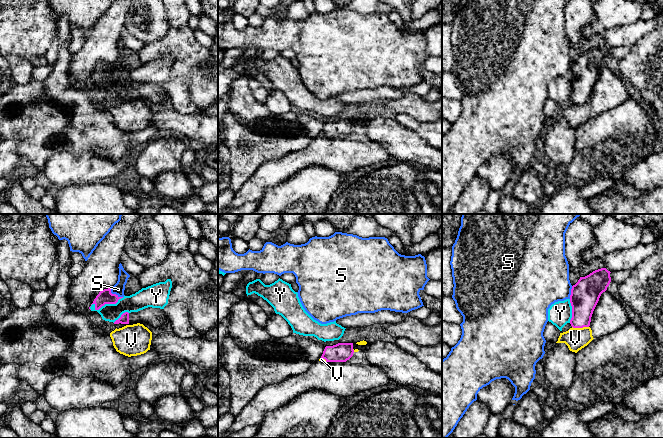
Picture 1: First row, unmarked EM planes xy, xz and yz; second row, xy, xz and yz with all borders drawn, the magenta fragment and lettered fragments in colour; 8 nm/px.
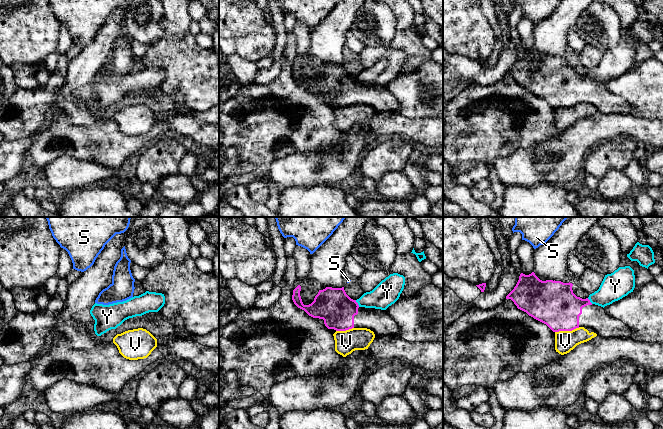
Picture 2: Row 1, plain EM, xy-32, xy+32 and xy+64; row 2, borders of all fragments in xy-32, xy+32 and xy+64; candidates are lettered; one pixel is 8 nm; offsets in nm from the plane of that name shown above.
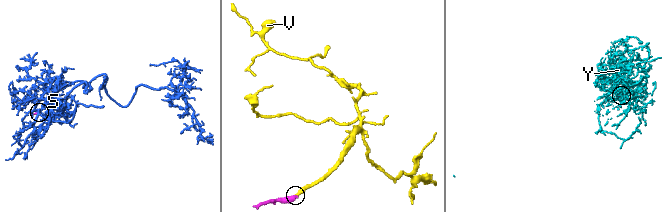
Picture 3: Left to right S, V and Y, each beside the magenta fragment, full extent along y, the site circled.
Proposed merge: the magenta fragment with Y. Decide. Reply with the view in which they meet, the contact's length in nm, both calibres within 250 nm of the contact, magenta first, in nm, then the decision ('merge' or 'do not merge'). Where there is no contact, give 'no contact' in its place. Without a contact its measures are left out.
xy | 300 nm | 120/140 nm | do not merge

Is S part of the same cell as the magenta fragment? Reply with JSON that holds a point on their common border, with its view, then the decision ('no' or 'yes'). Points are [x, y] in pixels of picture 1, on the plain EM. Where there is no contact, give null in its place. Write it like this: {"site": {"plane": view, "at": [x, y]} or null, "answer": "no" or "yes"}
{"site": {"plane": "xy", "at": [115, 70]}, "answer": "no"}

